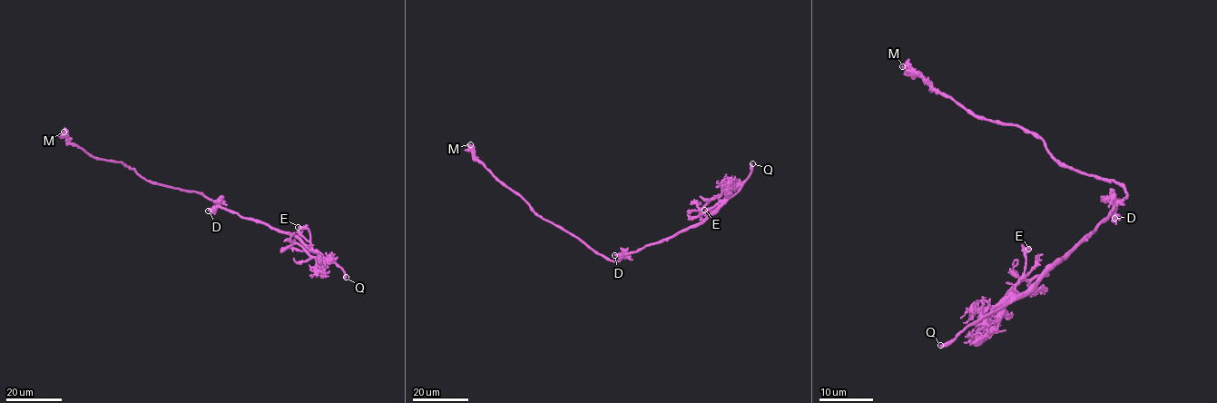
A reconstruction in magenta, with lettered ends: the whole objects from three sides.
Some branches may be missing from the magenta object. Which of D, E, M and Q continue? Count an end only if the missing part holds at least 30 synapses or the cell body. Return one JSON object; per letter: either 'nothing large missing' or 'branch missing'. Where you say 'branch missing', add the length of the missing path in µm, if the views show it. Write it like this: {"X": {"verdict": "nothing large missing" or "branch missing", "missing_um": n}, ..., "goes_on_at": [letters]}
{"D": {"verdict": "nothing large missing"}, "E": {"verdict": "nothing large missing"}, "M": {"verdict": "nothing large missing"}, "Q": {"verdict": "branch missing", "missing_um": 25}, "goes_on_at": ["Q"]}

